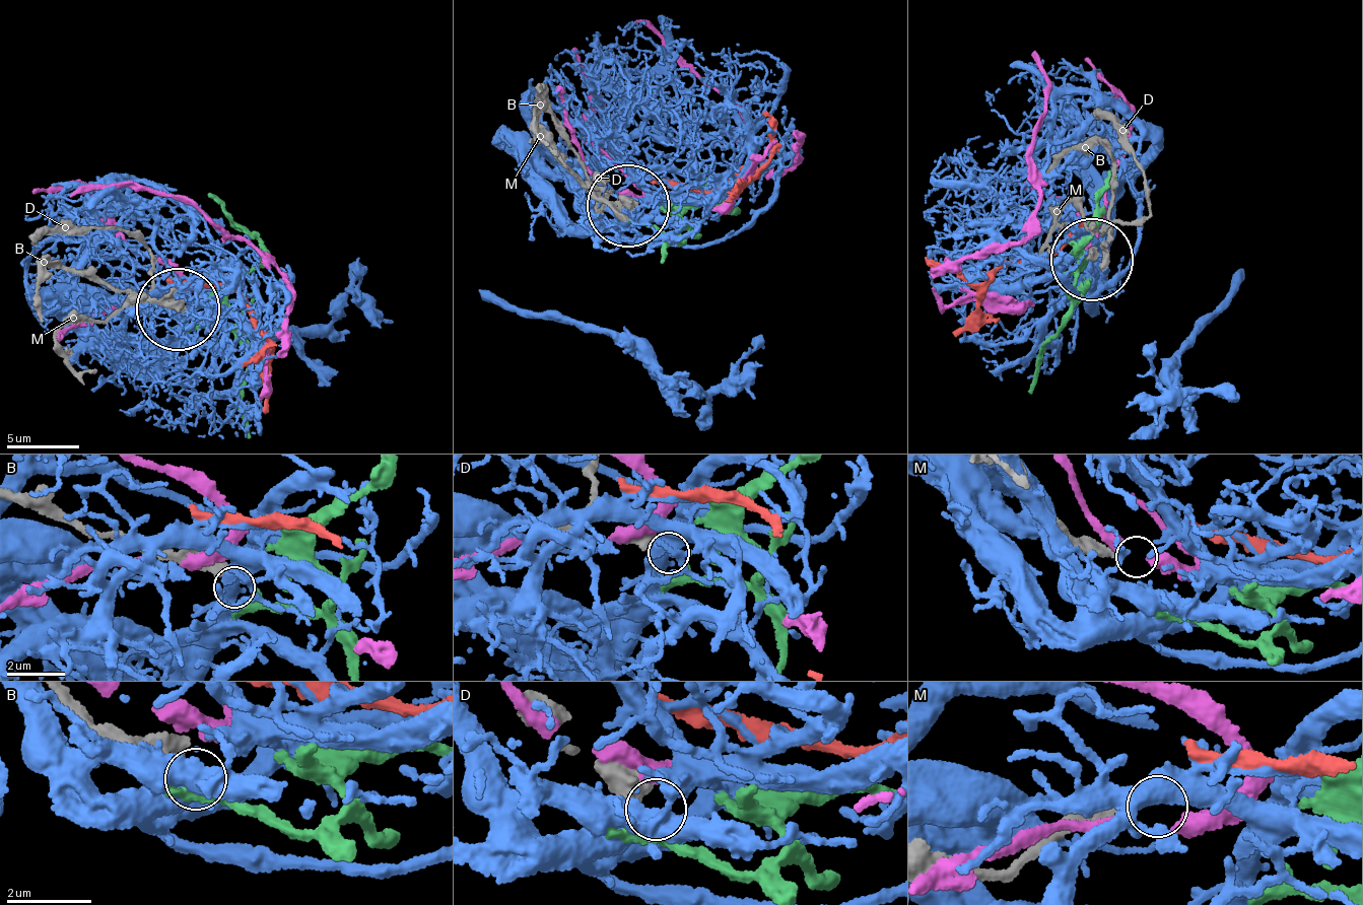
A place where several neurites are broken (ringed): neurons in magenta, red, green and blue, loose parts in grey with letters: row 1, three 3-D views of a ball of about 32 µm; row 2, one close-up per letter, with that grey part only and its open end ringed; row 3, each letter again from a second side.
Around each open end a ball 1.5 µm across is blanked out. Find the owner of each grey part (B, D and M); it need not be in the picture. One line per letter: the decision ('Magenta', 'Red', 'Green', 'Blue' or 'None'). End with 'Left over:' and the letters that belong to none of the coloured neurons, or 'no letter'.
B: Green
D: None
M: None
Left over: D, M

